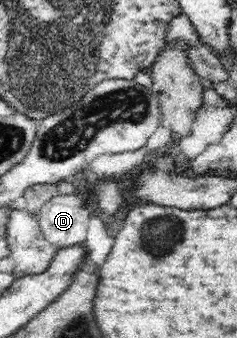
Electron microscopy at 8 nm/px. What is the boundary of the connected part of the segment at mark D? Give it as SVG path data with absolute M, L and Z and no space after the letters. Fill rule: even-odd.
M72 193L56 195L48 200L37 218L44 239L58 250L84 243L92 217L80 197Z

